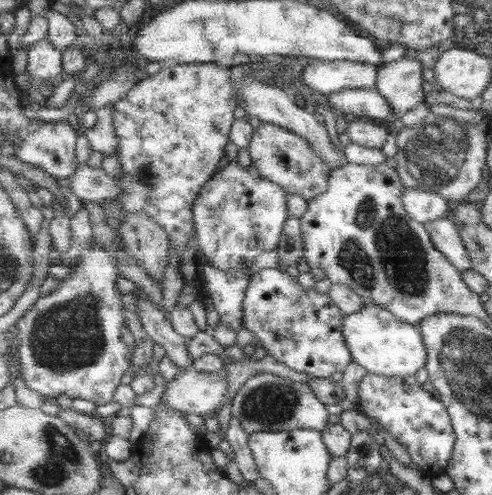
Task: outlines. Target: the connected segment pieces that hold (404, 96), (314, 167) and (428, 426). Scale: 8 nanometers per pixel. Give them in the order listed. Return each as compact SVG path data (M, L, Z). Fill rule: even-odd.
M402 57L378 67L377 90L389 99L393 118L401 118L405 112L425 100L430 87L423 78L425 64L417 58Z
M261 122L253 132L247 149L252 158L251 167L255 172L281 186L288 194L297 194L310 202L327 193L331 172L326 161L295 131L275 123Z
M368 372L359 388L361 414L374 418L407 445L413 465L429 479L444 474L450 465L457 436L449 410L442 401L434 398L413 376L387 376Z

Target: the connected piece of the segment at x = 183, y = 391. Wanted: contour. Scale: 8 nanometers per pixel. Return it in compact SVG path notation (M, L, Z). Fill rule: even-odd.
M195 366L189 370L178 372L172 381L168 381L163 391L161 402L173 406L175 410L181 410L189 414L196 414L201 417L214 415L223 407L225 395L227 395L227 370L221 368L219 372L201 372Z

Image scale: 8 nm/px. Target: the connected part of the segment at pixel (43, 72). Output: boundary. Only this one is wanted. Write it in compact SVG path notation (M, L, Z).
M48 39L34 43L28 53L28 70L35 78L41 78L49 83L55 76L65 74L63 53Z

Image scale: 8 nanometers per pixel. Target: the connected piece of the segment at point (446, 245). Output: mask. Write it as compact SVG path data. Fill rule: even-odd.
M439 218L434 222L427 222L423 226L430 232L435 246L443 251L443 254L446 254L460 271L465 272L465 270L472 269L470 251L463 243L462 236L459 235L455 220Z

